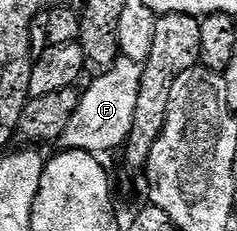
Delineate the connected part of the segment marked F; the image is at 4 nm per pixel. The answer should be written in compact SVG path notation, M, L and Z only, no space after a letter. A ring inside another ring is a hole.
M116 61L106 73L94 77L84 92L80 93L78 106L68 118L59 142L64 149L102 154L111 148L122 147L133 128L137 85L141 77L140 65L134 61ZM125 83L129 90L125 90Z

